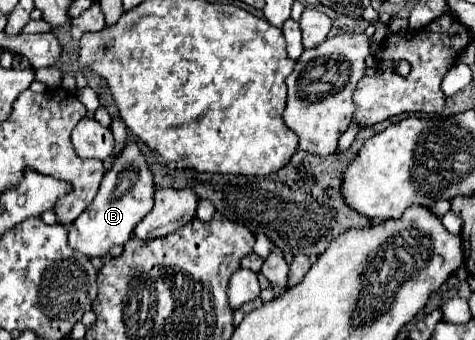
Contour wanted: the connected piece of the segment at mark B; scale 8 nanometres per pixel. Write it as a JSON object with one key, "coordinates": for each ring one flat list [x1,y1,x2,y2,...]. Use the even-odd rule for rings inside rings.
{"coordinates":[[127,142,123,152,119,152,113,160,111,170,105,172,101,180,101,188,95,200,85,208,85,212,69,226,69,244,87,256,103,256,115,244,125,244,133,228,145,218,145,214,153,208,153,172,139,150,137,142]]}

